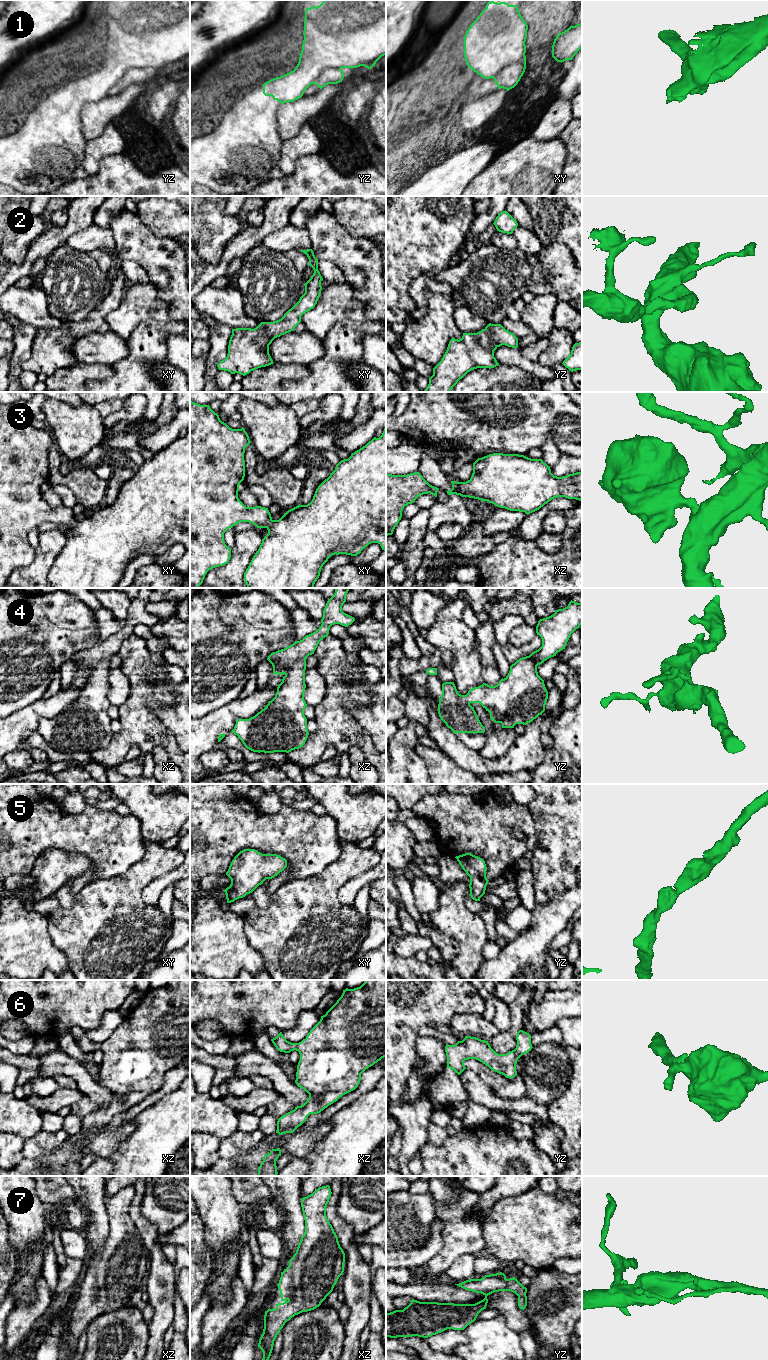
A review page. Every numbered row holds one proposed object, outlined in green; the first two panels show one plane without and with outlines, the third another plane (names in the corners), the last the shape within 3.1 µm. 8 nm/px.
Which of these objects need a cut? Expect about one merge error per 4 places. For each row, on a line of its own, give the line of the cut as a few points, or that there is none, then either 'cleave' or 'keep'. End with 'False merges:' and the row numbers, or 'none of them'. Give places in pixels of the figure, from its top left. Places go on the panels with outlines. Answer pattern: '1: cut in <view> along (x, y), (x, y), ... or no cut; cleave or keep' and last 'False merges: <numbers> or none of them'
1: cut in xy along (525, 56), (505, 66), (493, 78); cleave
2: no cut; keep
3: no cut; keep
4: no cut; keep
5: no cut; keep
6: no cut; keep
7: no cut; keep
False merges: 1

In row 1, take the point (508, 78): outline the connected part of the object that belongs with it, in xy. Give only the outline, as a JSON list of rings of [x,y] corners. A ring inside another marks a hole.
[[[526,56],[520,61],[505,67],[493,78],[498,89],[503,88],[509,91],[514,88],[523,76],[525,69]]]

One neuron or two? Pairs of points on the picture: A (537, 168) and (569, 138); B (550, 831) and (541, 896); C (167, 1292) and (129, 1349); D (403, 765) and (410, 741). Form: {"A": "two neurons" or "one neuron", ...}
{"A": "two neurons", "B": "one neuron", "C": "two neurons", "D": "one neuron"}

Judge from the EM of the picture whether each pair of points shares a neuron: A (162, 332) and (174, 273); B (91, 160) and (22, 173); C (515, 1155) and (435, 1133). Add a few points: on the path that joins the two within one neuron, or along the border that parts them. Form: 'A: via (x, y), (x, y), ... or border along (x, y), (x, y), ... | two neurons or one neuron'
A: border along (170, 319), (179, 321) | two neurons
B: border along (86, 141), (83, 167), (88, 175) | two neurons
C: border along (448, 1136), (438, 1146), (428, 1141) | two neurons

